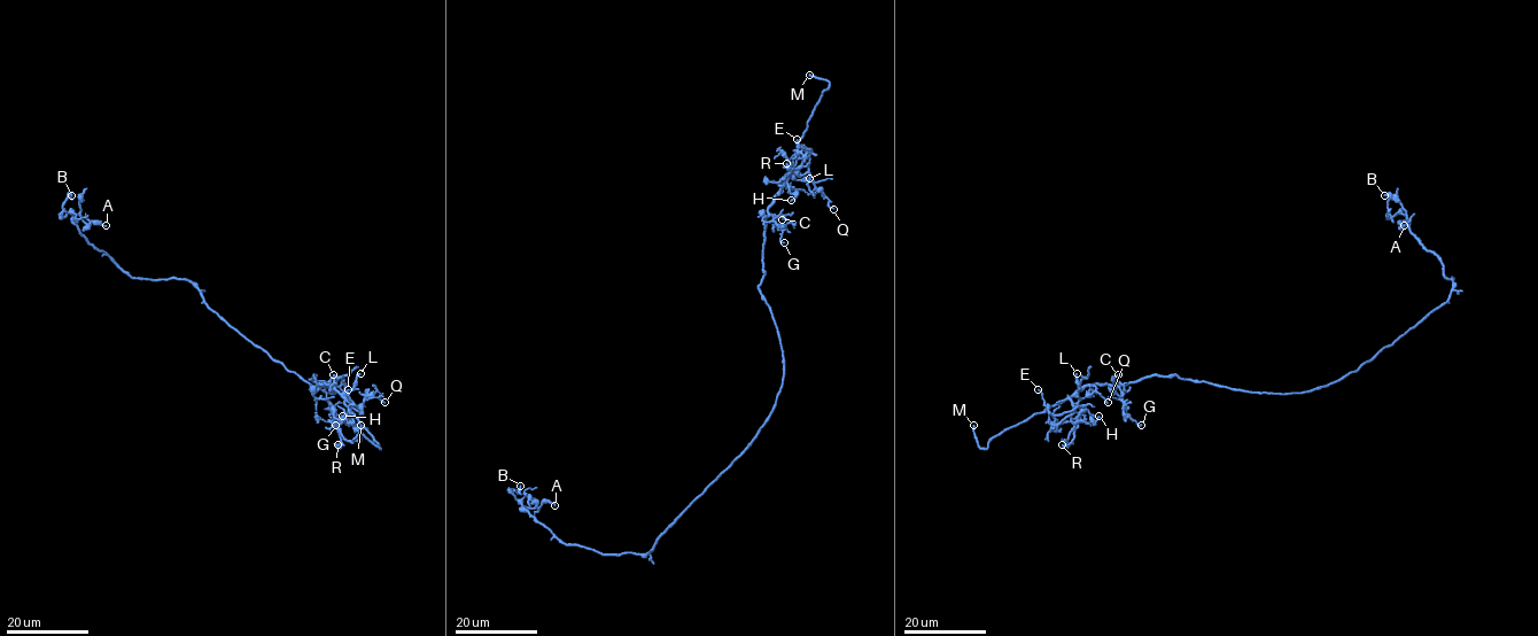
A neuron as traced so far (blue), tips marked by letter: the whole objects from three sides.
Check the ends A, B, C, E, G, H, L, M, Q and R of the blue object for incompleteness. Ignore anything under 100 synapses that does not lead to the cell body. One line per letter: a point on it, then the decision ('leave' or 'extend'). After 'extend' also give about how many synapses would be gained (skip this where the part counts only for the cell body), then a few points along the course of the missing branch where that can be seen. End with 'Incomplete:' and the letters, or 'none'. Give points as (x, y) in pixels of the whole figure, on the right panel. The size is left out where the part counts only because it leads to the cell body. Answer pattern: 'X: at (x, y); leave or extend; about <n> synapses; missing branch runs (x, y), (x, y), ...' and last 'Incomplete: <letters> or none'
A: at (1404, 225); leave
B: at (1384, 195); leave
C: at (1118, 374); leave
E: at (1038, 389); leave
G: at (1141, 425); leave
H: at (1098, 416); leave
L: at (1077, 373); leave
M: at (973, 425); extend; missing branch runs (973, 425), (970, 406), (979, 393), (1004, 384), (1012, 386)
Q: at (1108, 402); leave
R: at (1062, 444); leave
Incomplete: M

